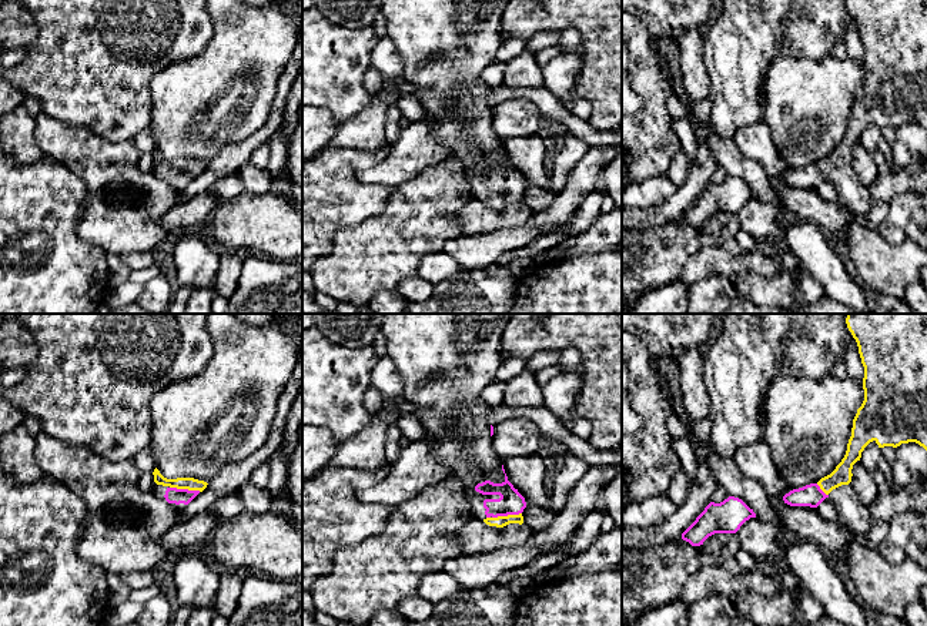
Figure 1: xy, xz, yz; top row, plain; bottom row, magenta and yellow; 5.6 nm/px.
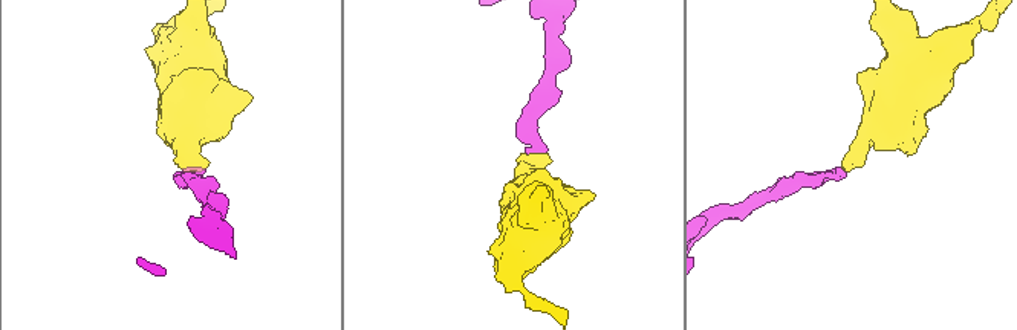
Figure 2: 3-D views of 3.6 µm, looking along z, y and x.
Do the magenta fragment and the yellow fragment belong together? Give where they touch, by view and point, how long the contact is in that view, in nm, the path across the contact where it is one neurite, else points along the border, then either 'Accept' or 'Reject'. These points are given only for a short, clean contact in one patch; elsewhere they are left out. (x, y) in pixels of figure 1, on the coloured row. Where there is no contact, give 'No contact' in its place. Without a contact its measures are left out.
Touches magenta at xy (186, 489). Shared border 180 nm. Path across: xy (173, 495), (186, 489), (190, 484). Accept

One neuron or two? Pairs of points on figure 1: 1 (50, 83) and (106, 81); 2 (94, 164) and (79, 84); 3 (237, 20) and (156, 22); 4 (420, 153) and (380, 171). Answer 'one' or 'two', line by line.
1: one
2: two
3: two
4: one

